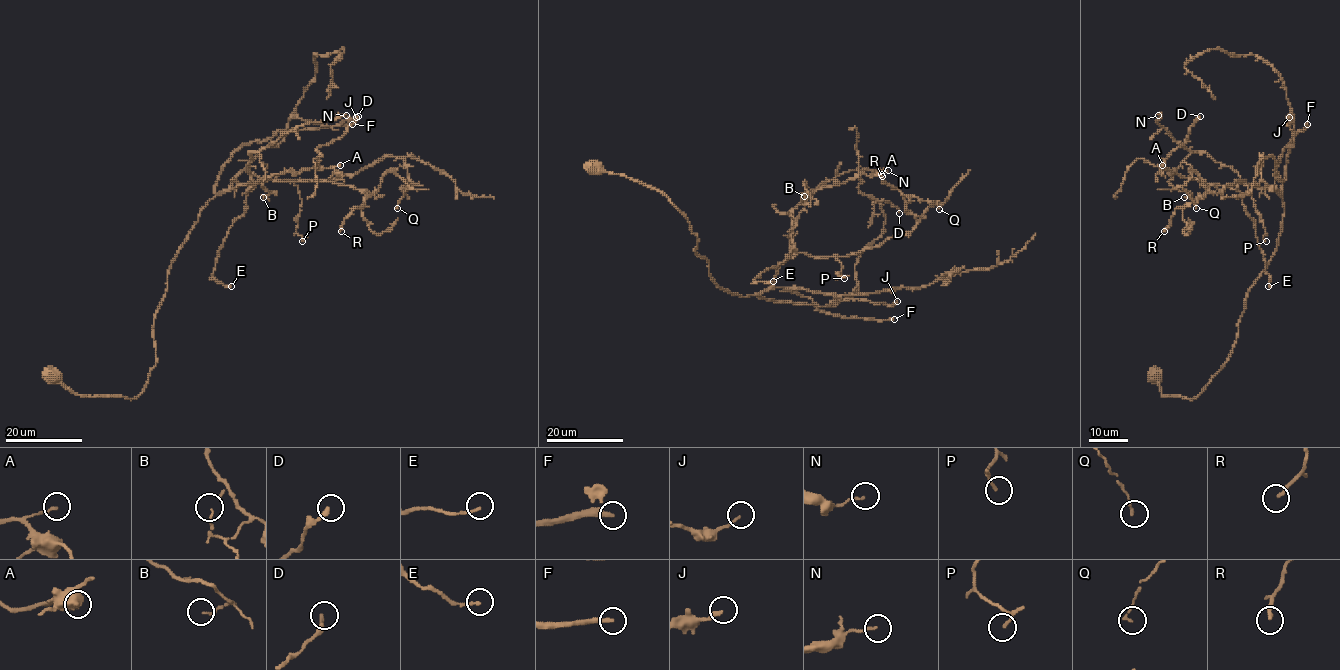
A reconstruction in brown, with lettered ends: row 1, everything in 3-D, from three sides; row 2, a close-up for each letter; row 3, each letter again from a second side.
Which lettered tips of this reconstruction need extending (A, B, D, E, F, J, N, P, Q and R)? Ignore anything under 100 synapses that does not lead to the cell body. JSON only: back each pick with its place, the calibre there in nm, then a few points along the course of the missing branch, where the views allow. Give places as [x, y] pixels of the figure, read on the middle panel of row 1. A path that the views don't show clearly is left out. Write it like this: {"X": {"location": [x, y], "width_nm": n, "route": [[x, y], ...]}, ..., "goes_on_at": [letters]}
{"F": {"location": [894, 319], "width_nm": 240}, "goes_on_at": ["F"]}

